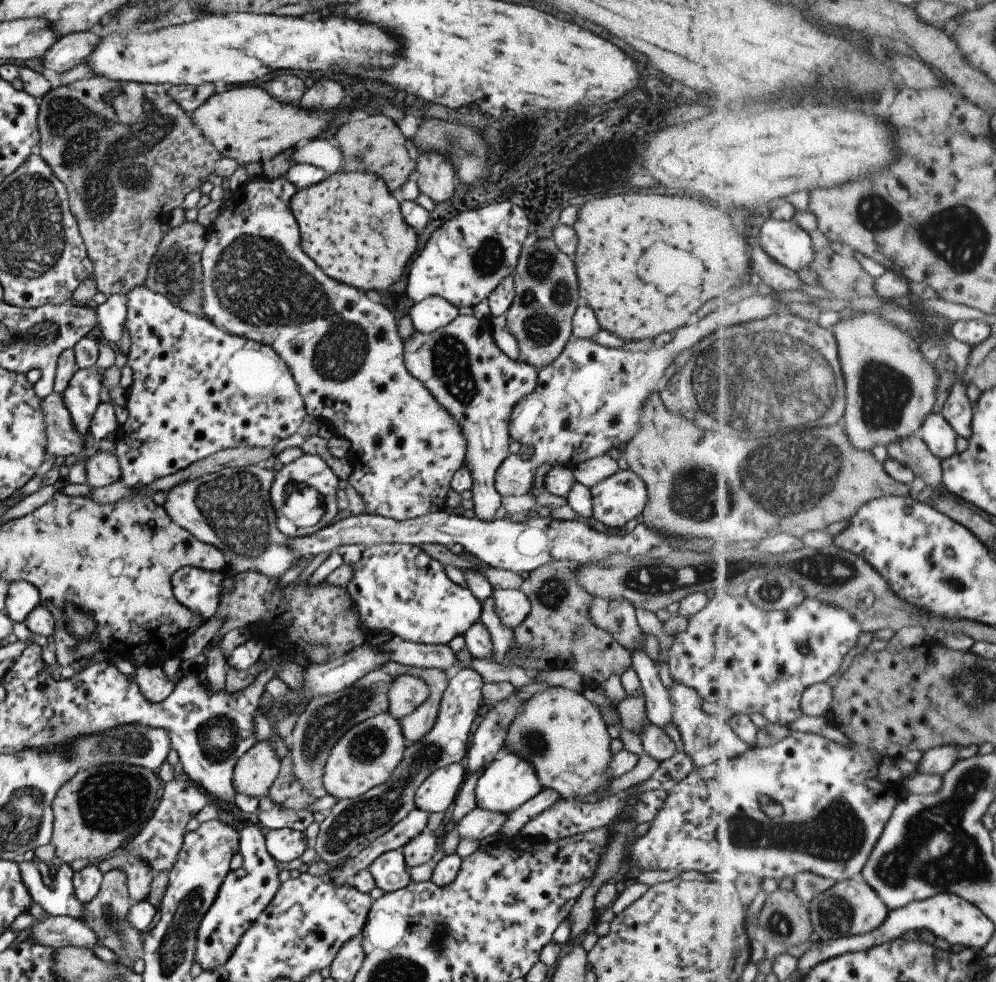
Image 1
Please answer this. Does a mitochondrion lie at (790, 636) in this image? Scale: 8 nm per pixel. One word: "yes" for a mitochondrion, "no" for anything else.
no

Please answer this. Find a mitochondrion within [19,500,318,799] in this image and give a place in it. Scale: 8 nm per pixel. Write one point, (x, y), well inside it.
(218, 738)

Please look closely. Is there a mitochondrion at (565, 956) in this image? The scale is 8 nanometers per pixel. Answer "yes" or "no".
no

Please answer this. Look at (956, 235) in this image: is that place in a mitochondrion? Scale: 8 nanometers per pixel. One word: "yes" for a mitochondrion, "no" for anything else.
yes

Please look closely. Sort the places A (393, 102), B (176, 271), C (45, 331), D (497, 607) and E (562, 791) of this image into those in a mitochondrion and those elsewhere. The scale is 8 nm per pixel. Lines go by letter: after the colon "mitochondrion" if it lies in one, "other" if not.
A: other
B: mitochondrion
C: mitochondrion
D: other
E: other

